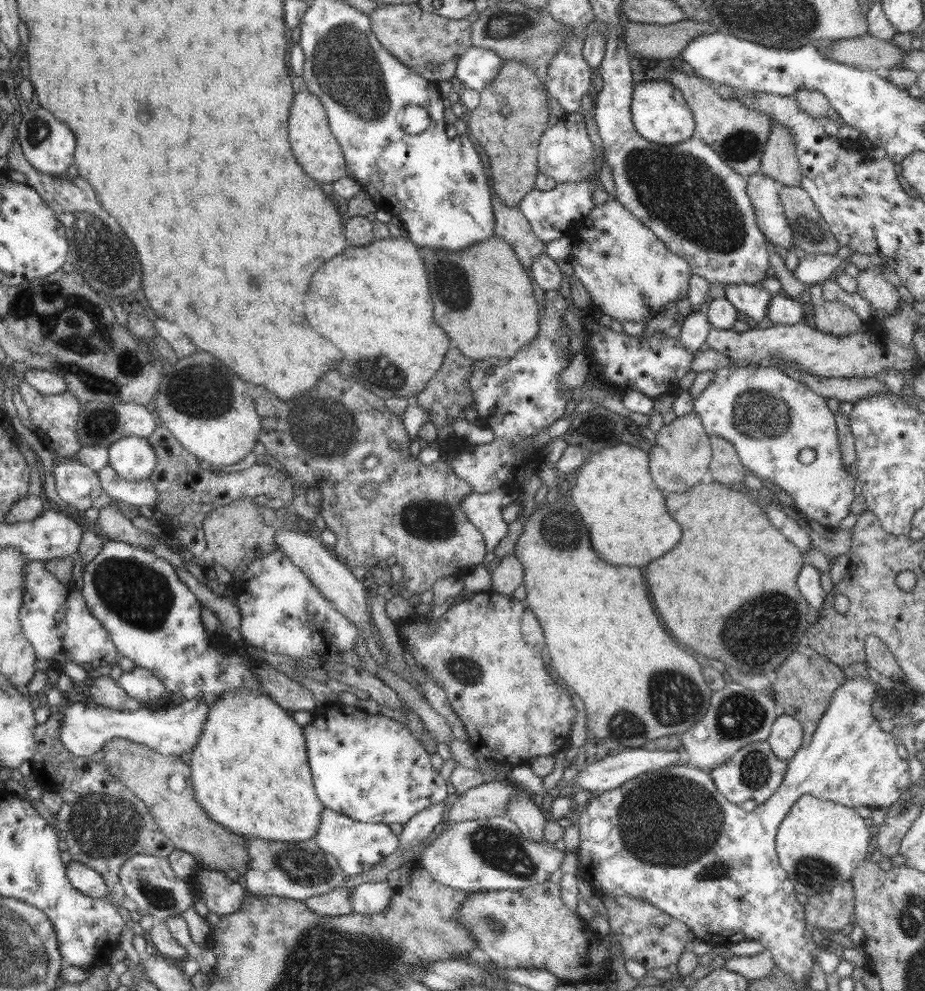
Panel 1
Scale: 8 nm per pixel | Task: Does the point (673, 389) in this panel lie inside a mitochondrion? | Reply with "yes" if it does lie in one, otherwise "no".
no

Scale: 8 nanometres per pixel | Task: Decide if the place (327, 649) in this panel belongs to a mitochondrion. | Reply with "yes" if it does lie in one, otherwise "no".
no

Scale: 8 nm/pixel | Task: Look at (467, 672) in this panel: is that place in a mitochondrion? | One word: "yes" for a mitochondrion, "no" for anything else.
yes

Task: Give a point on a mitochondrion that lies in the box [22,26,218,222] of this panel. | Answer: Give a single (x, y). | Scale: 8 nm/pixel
(39, 130)

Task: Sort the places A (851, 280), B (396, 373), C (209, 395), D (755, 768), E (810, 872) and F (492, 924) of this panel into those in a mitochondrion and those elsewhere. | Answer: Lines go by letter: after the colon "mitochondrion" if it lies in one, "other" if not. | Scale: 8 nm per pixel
A: other
B: mitochondrion
C: mitochondrion
D: mitochondrion
E: mitochondrion
F: mitochondrion

